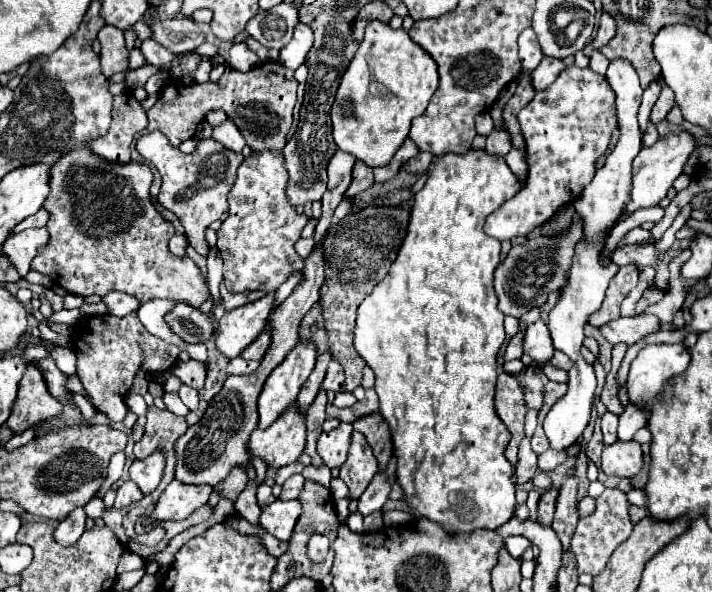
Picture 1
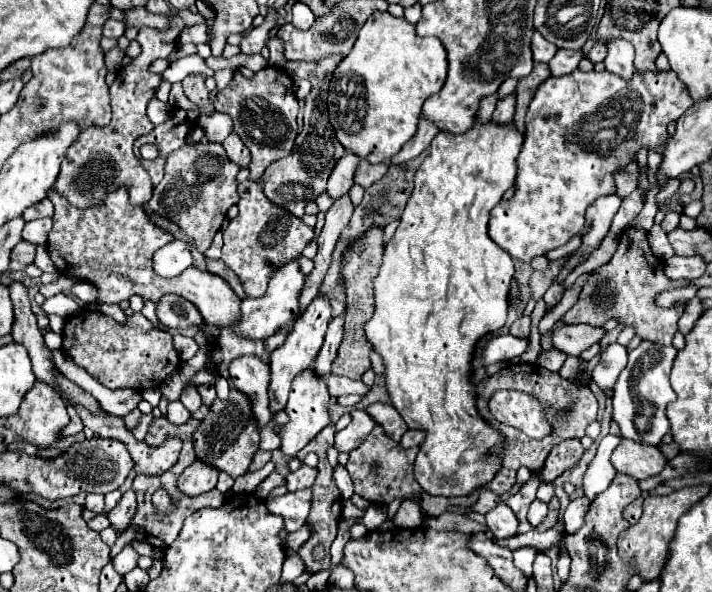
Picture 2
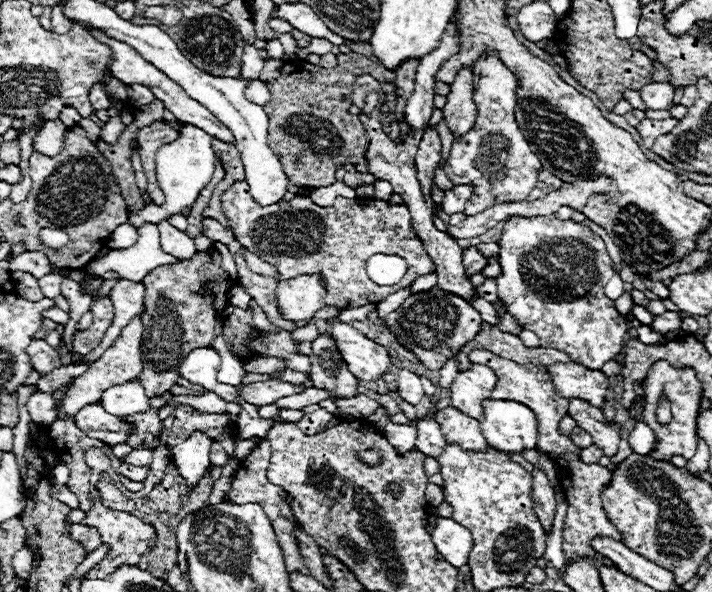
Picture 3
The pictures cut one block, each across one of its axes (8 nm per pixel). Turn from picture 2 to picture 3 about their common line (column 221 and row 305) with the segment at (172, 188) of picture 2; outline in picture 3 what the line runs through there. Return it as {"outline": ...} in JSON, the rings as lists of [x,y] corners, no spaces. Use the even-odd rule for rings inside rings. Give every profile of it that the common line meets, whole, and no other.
{"outline":[[[214,248],[196,252],[190,260],[180,260],[176,264],[160,266],[144,278],[144,286],[146,286],[146,294],[144,294],[146,310],[142,314],[142,324],[144,324],[144,334],[142,334],[142,358],[144,360],[142,360],[142,364],[144,364],[144,370],[138,378],[142,378],[142,386],[144,386],[146,394],[150,394],[150,398],[162,394],[164,390],[170,390],[170,386],[174,386],[178,382],[178,368],[190,350],[202,348],[202,346],[212,346],[212,342],[216,338],[218,318],[222,316],[224,308],[228,306],[226,294],[230,292],[232,284],[234,284],[234,280],[224,270],[222,258]]]}

